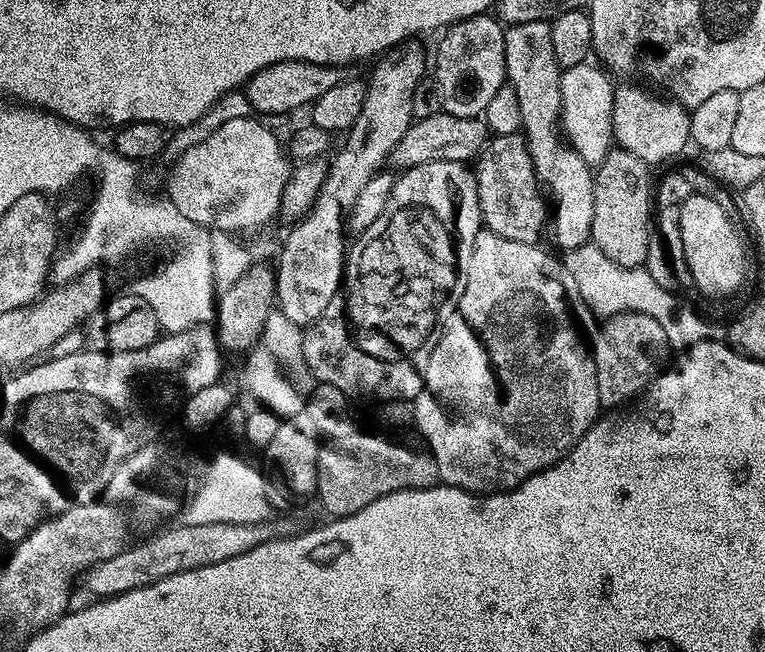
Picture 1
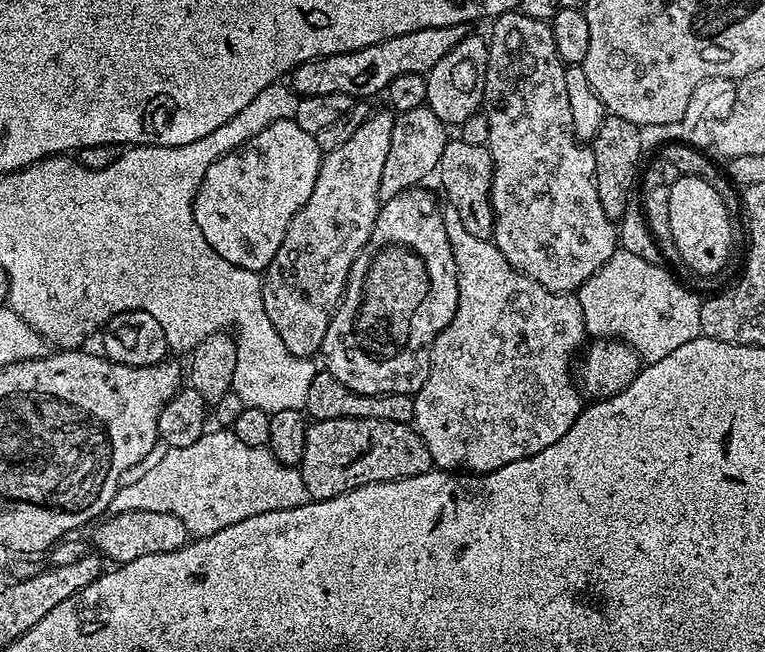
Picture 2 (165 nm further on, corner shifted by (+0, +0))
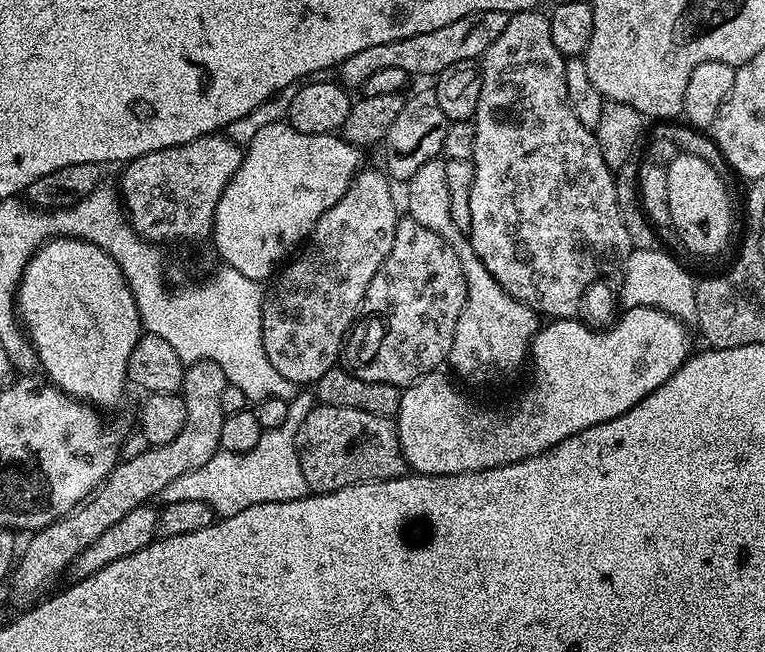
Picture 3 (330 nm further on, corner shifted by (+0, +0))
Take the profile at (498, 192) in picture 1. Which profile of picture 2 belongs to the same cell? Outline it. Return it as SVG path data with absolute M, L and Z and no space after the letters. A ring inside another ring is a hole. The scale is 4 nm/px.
M459 138L449 139L446 150L442 150L436 172L448 195L447 203L458 210L458 218L462 218L466 231L474 234L474 238L492 240L496 216L492 212L492 155L487 144L474 146Z

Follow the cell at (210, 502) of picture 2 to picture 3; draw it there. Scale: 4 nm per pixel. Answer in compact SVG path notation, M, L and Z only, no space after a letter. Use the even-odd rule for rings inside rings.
M301 391L288 401L286 422L264 431L254 450L242 454L223 450L216 452L214 458L206 462L206 466L198 466L198 470L190 470L174 478L170 486L161 490L159 499L164 504L206 502L206 506L210 506L220 518L242 514L242 510L250 510L250 506L258 506L262 502L301 500L303 496L309 495L310 489L306 478L302 478L302 466L298 462L296 431L302 422L306 422L306 414L310 414L313 406L313 393Z

